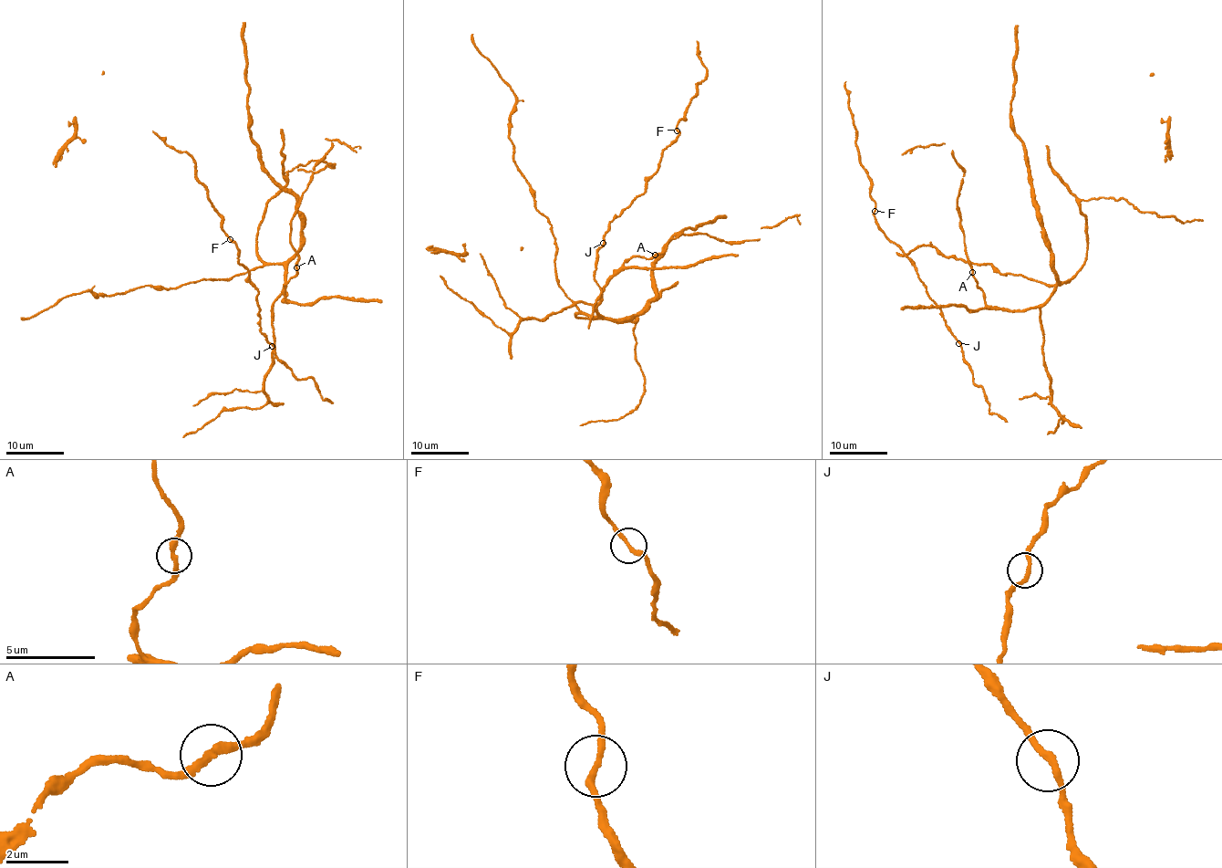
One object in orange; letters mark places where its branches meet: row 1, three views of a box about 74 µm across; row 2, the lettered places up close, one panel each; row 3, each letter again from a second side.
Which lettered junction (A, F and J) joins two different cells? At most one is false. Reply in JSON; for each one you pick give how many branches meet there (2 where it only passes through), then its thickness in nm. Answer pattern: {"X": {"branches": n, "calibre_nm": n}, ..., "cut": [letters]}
{"cut": []}

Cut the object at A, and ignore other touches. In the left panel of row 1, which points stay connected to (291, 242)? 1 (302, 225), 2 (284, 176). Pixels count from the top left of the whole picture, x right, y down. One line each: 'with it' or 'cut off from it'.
1: cut off from it
2: cut off from it

